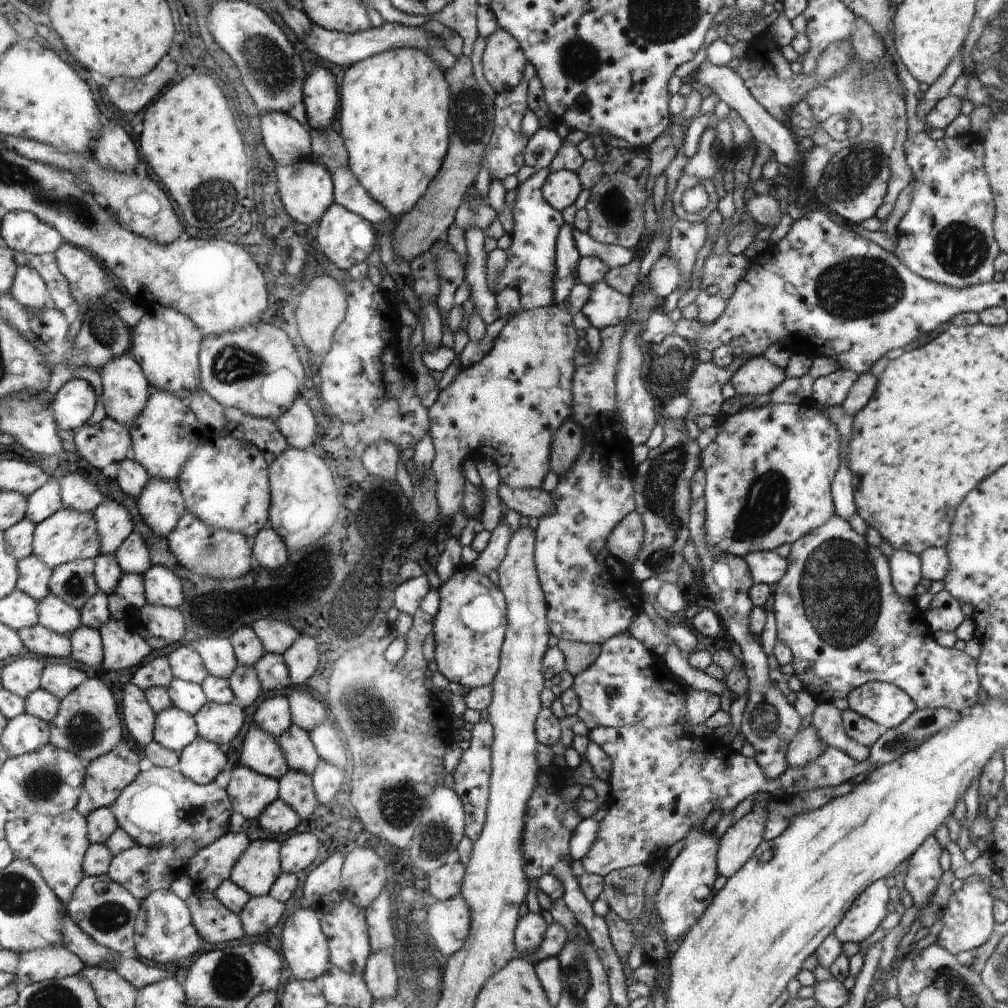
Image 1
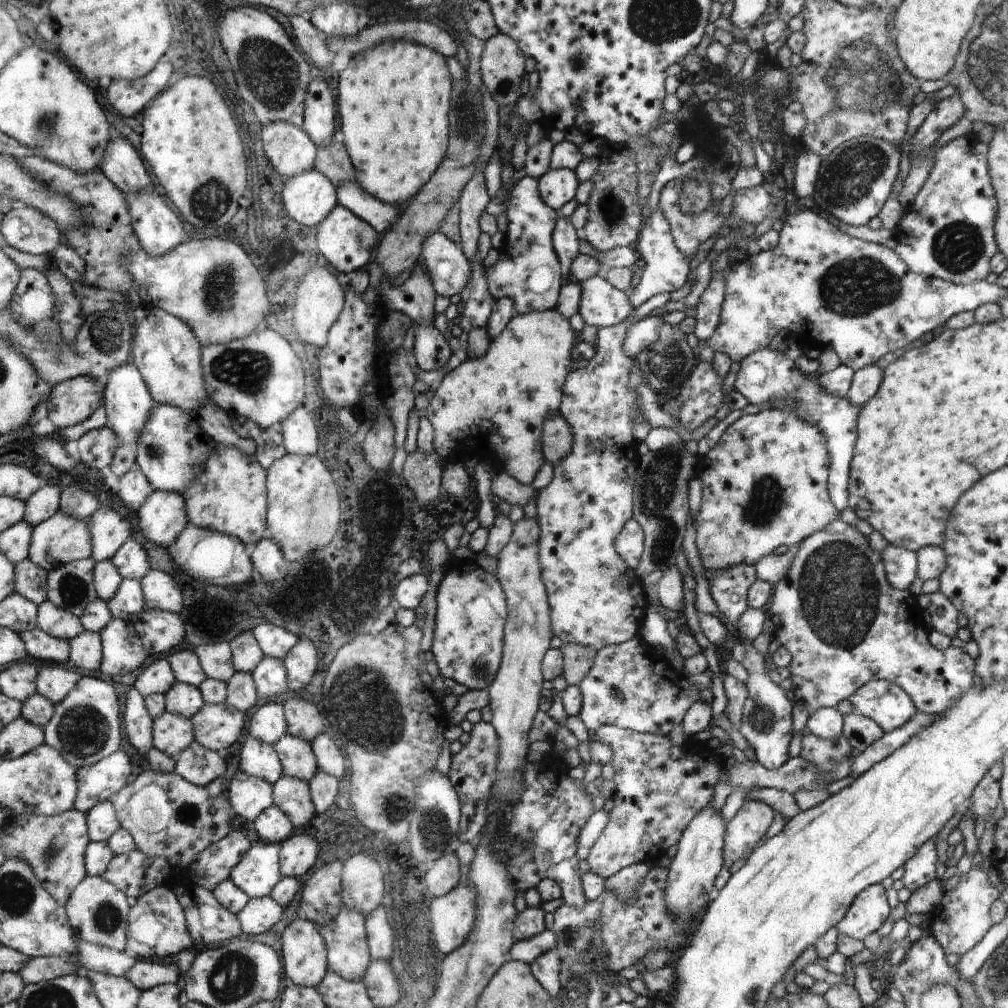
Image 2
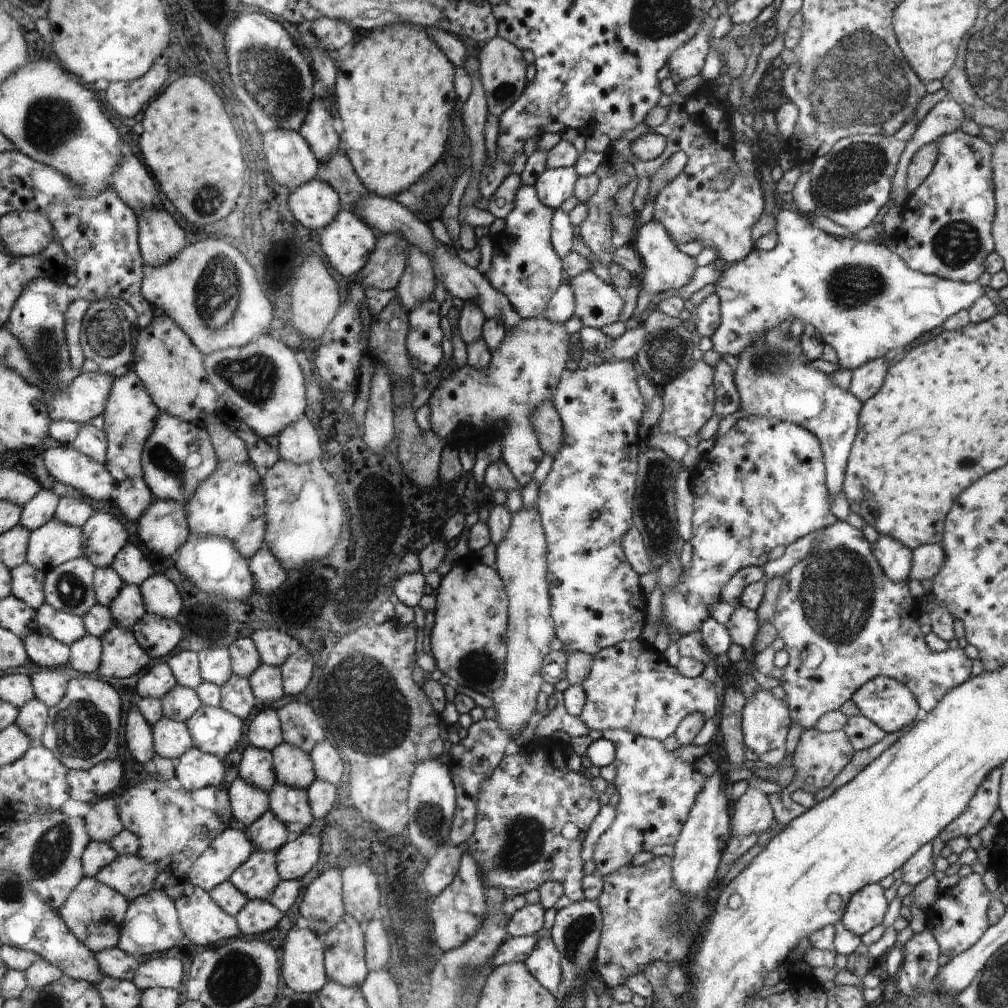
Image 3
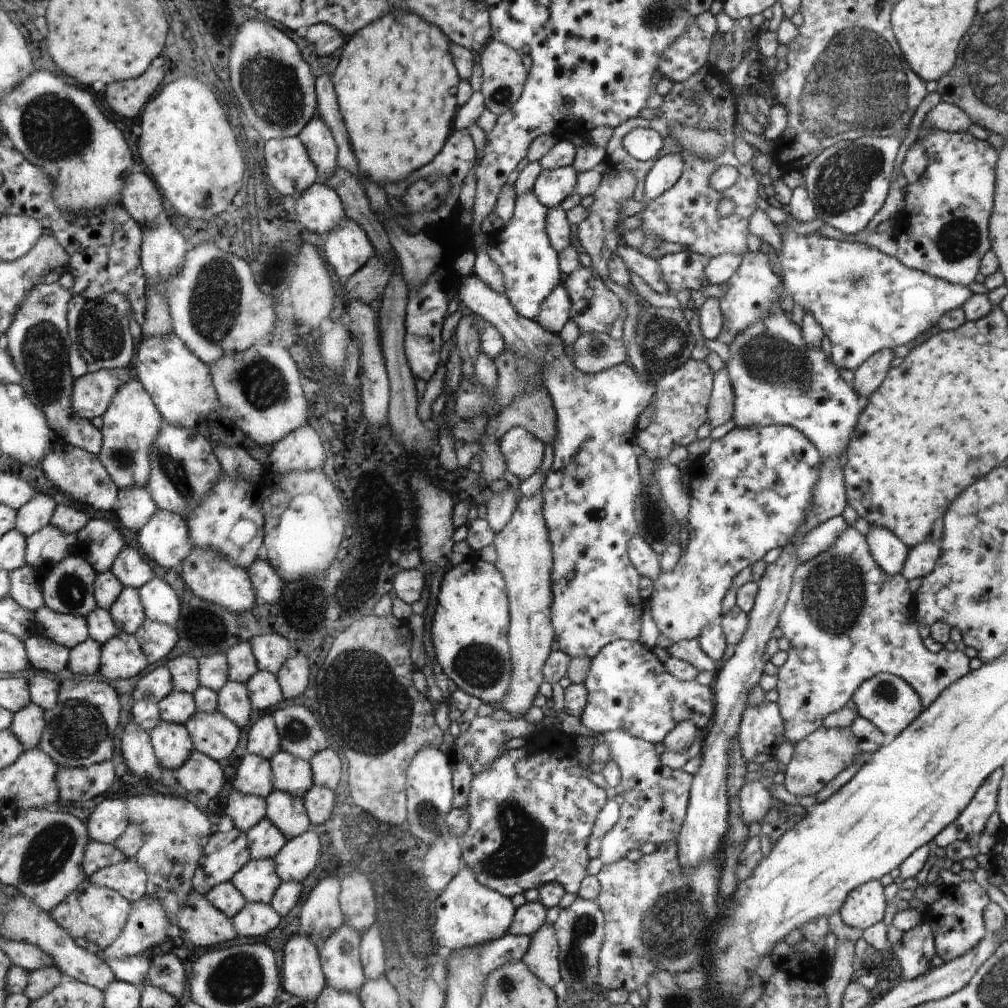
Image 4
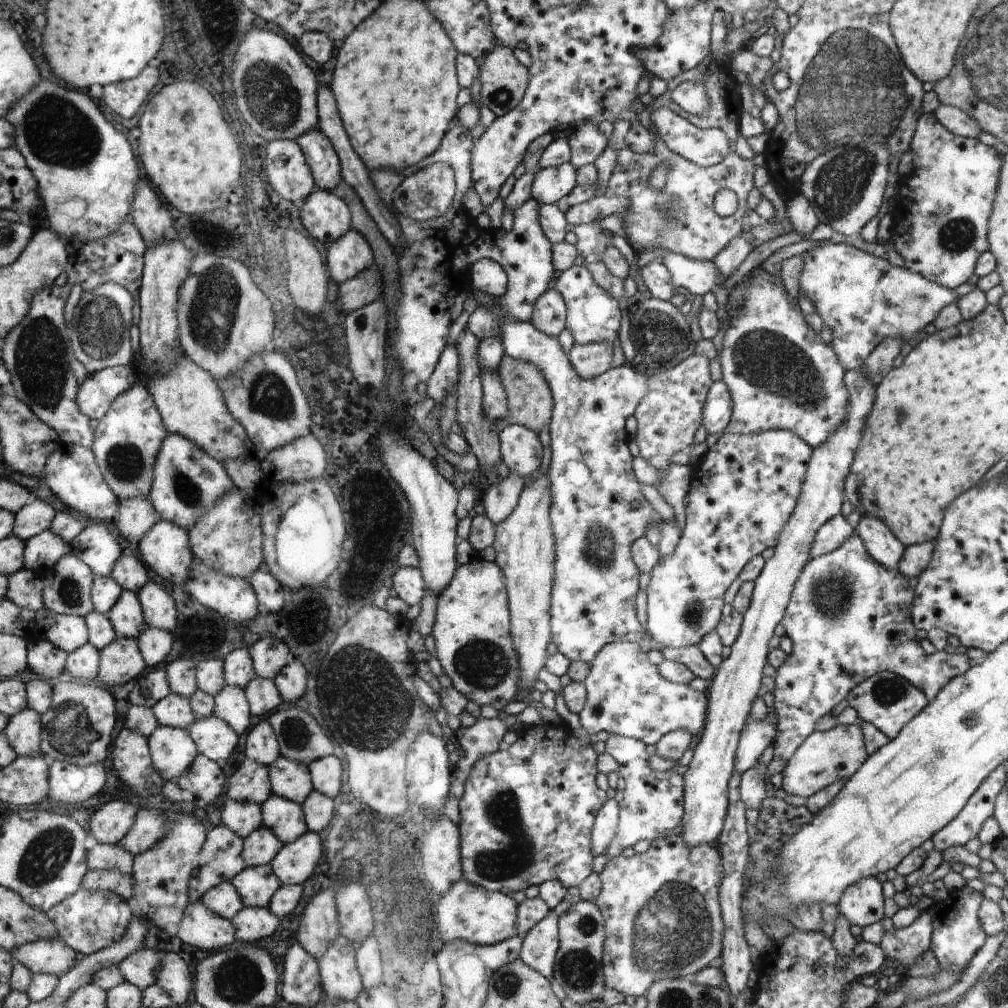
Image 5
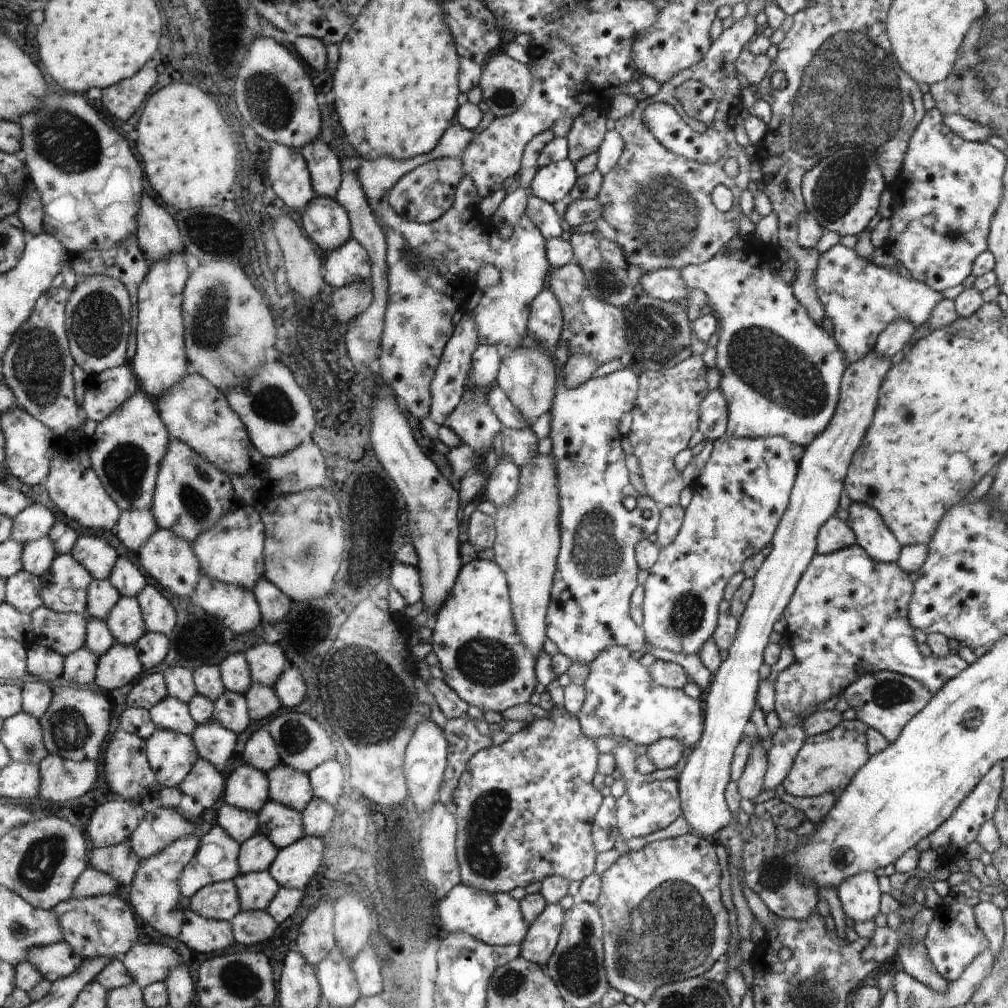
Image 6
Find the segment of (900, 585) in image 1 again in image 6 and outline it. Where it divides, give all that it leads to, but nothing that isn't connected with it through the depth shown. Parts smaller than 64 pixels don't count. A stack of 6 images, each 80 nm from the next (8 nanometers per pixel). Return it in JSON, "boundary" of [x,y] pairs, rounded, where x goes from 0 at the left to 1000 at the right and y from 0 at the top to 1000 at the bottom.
{"boundary":[[[845,497],[841,506],[840,521],[853,541],[866,555],[876,559],[889,559],[896,544],[888,529],[869,508],[868,504]]]}

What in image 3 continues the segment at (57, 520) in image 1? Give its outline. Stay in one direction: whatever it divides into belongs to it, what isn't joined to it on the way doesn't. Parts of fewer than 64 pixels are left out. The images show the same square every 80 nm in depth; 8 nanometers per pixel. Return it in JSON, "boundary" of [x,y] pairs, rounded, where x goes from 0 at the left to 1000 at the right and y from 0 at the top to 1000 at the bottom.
{"boundary":[[[49,516],[42,524],[32,527],[28,556],[48,567],[68,556],[85,552],[85,546],[81,524]]]}

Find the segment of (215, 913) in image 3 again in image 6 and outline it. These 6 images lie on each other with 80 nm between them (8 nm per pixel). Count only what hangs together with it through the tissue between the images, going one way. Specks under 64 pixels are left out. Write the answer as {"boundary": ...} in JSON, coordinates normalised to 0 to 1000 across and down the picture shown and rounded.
{"boundary":[[[188,901],[184,905],[181,925],[177,929],[192,944],[212,946],[232,937],[231,919],[226,914],[215,914],[198,909]]]}

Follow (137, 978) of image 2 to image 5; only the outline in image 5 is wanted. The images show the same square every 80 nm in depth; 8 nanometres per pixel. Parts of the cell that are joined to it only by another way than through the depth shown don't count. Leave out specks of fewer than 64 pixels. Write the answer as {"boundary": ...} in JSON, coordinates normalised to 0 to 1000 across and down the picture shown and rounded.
{"boundary":[[[167,943],[160,950],[155,975],[165,982],[174,998],[181,998],[188,990],[191,981],[188,967],[185,954],[176,945]]]}

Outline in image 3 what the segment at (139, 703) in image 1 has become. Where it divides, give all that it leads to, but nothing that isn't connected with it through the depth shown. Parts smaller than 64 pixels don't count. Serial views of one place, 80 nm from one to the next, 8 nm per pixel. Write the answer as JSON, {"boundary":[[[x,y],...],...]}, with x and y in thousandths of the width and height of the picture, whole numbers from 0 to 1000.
{"boundary":[[[132,698],[125,712],[124,732],[127,744],[140,759],[153,752],[154,739],[150,720],[143,714],[142,708]]]}

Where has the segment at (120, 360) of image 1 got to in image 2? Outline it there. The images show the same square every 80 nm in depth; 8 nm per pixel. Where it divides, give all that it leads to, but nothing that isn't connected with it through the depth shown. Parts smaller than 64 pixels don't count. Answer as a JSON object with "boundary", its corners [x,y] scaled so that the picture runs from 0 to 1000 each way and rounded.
{"boundary":[[[131,359],[123,360],[113,369],[110,369],[104,381],[106,393],[105,400],[103,400],[106,415],[104,421],[112,427],[118,438],[108,463],[118,475],[125,471],[127,467],[131,467],[134,460],[136,460],[140,432],[144,422],[147,421],[152,412],[155,399],[146,384],[145,378],[142,376],[141,370]]]}

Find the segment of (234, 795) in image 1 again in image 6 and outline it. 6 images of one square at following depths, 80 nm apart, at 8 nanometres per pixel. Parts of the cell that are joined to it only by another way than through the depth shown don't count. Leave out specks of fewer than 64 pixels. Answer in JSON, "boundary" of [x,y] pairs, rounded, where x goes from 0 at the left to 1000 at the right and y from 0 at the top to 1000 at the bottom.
{"boundary":[[[222,798],[216,805],[215,814],[234,835],[244,836],[257,821],[256,807]]]}

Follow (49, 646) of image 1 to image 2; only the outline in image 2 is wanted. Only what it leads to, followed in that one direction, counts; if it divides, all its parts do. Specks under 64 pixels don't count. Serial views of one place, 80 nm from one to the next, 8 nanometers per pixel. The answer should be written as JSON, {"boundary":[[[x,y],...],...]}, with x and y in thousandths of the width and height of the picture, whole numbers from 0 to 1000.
{"boundary":[[[40,621],[21,629],[28,639],[28,647],[38,657],[54,657],[63,659],[69,653],[69,639],[48,628]]]}

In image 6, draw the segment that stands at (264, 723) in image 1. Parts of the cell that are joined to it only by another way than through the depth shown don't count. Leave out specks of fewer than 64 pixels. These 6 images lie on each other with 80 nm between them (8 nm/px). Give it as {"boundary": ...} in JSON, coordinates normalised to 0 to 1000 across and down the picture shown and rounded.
{"boundary":[[[264,721],[254,723],[245,734],[241,754],[244,759],[249,759],[264,768],[280,756],[273,733]]]}

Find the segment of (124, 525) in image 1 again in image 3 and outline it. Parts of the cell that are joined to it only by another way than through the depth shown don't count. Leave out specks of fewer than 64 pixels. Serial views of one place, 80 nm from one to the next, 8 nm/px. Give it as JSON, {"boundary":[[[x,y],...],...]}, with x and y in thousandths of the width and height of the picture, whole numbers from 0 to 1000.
{"boundary":[[[101,506],[94,507],[81,523],[85,554],[95,563],[109,563],[127,536],[123,522]]]}

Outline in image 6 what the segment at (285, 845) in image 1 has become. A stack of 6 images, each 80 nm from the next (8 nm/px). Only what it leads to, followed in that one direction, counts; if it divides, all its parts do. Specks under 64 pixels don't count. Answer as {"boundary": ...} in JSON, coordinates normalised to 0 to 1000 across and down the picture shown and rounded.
{"boundary":[[[302,828],[296,836],[277,842],[267,864],[278,880],[302,883],[317,859],[319,843],[317,832]]]}

